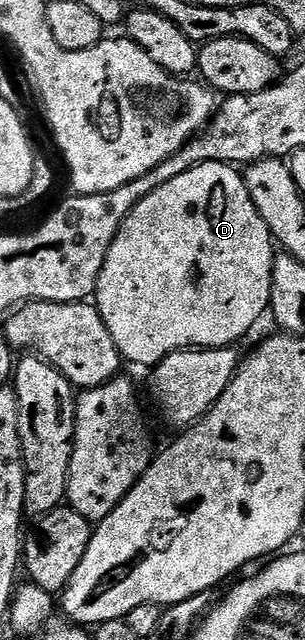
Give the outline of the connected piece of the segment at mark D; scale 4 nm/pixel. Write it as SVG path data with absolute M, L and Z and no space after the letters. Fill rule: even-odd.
M205 163L180 173L180 177L172 177L168 185L160 185L132 209L132 213L118 230L118 236L112 241L112 249L108 249L104 269L98 278L96 306L102 314L104 325L108 325L108 333L112 333L112 341L116 341L118 352L127 364L139 363L140 366L150 369L161 359L177 351L228 347L237 344L237 339L244 338L257 325L258 318L267 314L272 293L272 265L275 254L276 244L270 236L268 225L264 225L264 217L256 213L256 205L252 205L252 197L248 197L243 172L228 163Z

